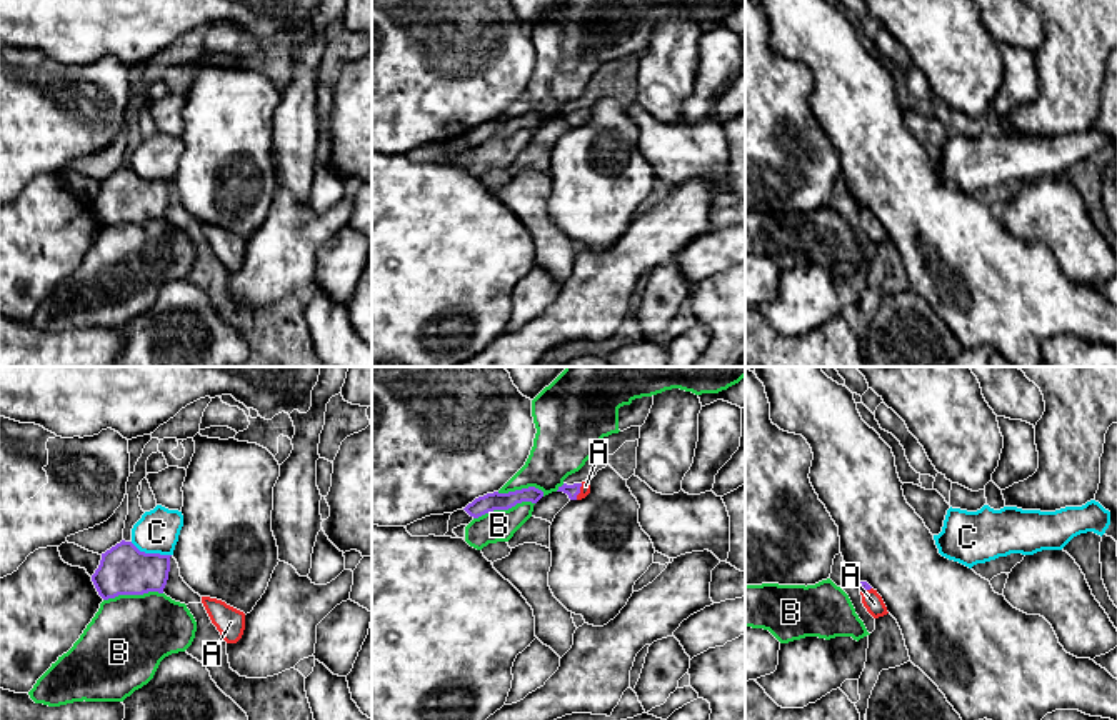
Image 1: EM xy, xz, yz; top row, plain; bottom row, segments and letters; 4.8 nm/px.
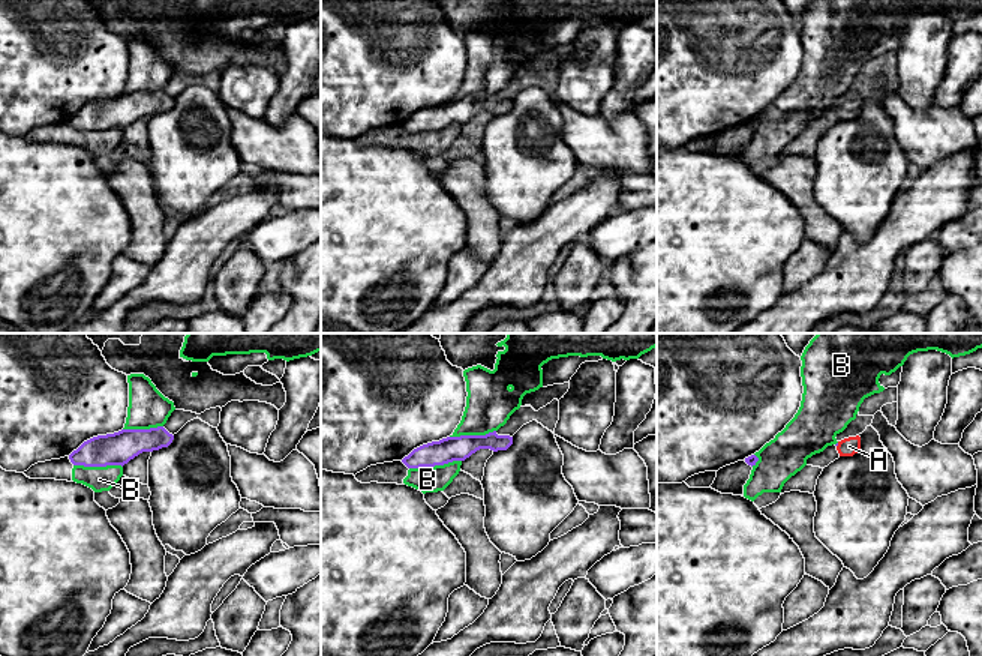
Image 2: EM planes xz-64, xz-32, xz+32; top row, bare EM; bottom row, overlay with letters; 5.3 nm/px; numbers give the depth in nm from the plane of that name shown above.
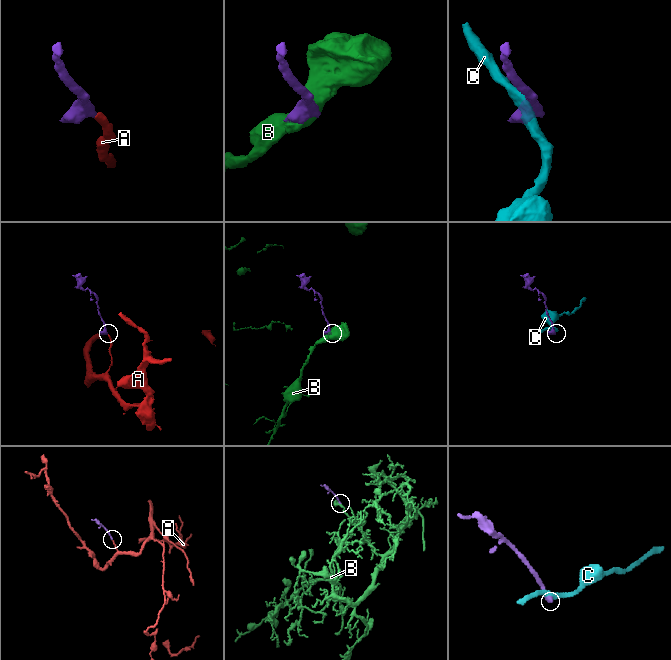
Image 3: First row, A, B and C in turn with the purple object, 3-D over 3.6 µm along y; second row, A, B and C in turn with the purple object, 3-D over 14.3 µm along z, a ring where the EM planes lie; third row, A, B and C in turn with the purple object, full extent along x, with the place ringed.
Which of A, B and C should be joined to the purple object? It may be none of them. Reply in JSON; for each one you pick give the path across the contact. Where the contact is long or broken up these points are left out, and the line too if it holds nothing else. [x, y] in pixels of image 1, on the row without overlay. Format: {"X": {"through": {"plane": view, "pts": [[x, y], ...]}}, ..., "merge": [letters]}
{"A": {"through": {"plane": "xz", "pts": [[572, 117], [579, 119], [586, 112]]}}, "merge": ["A"]}

